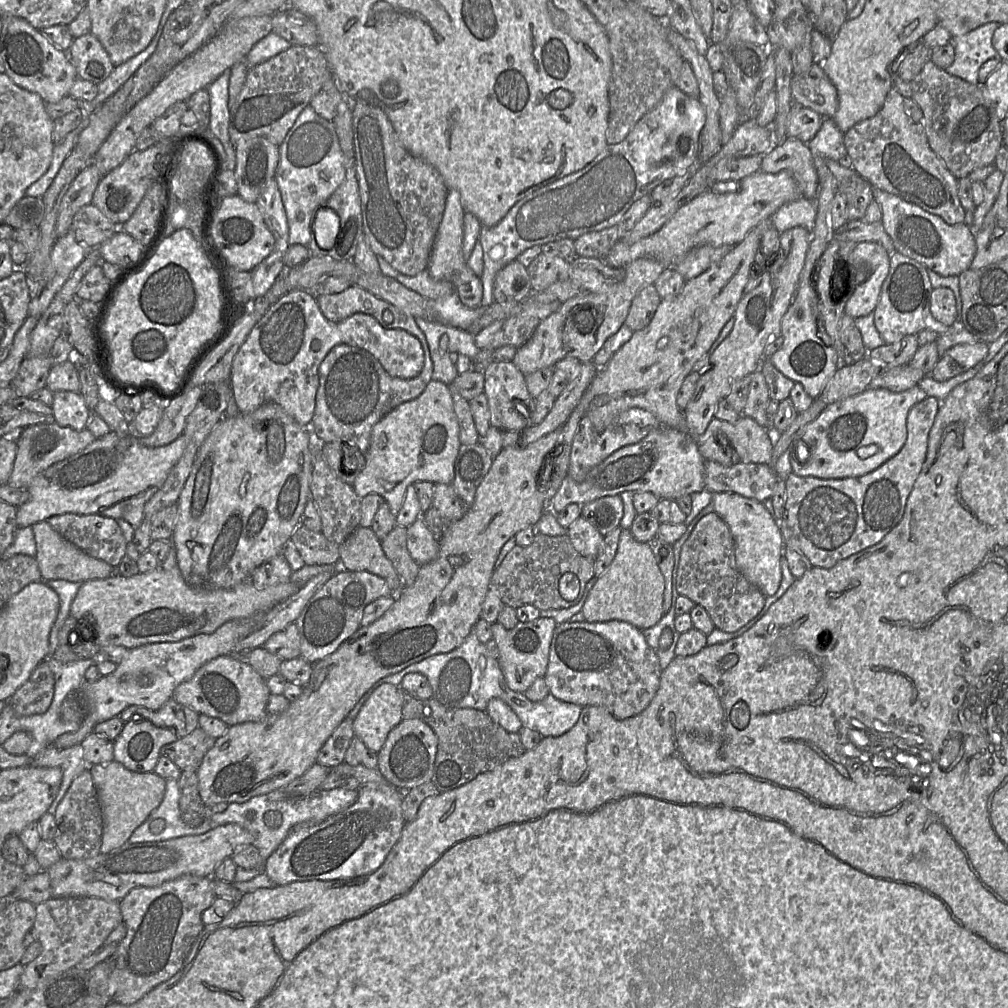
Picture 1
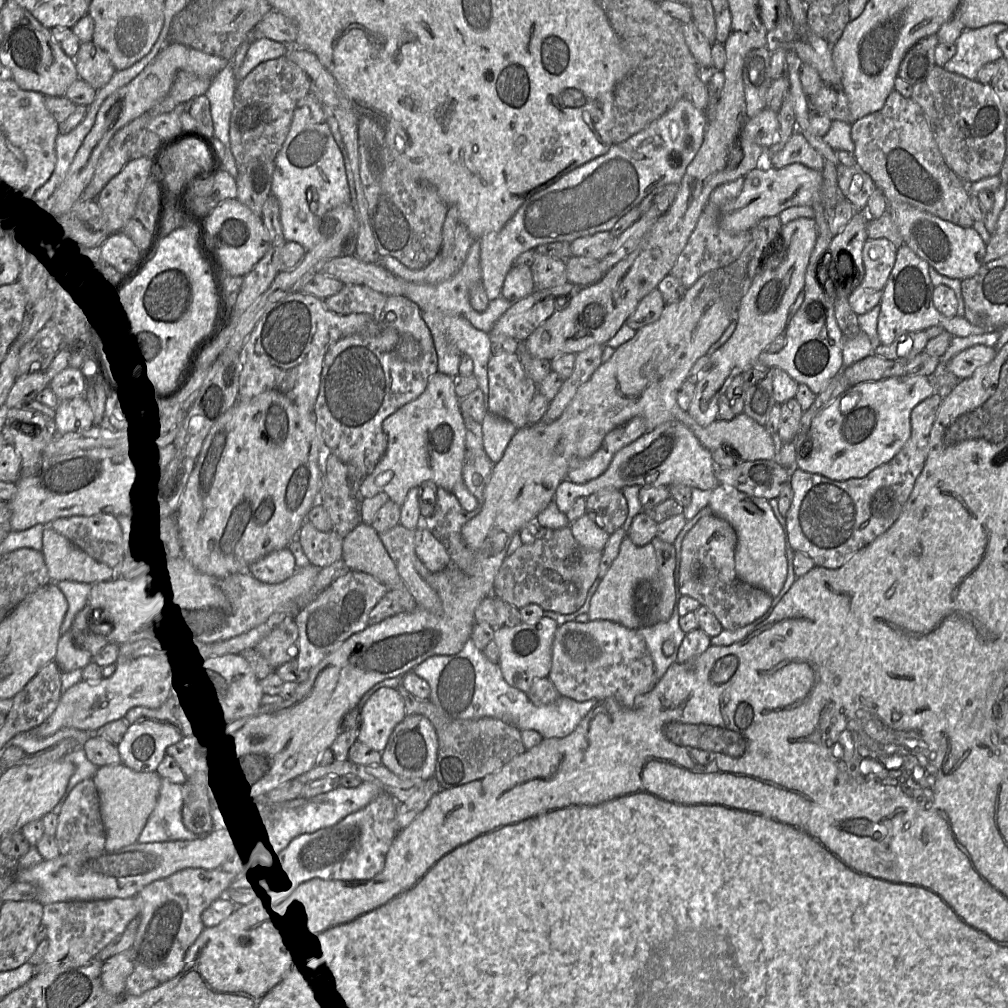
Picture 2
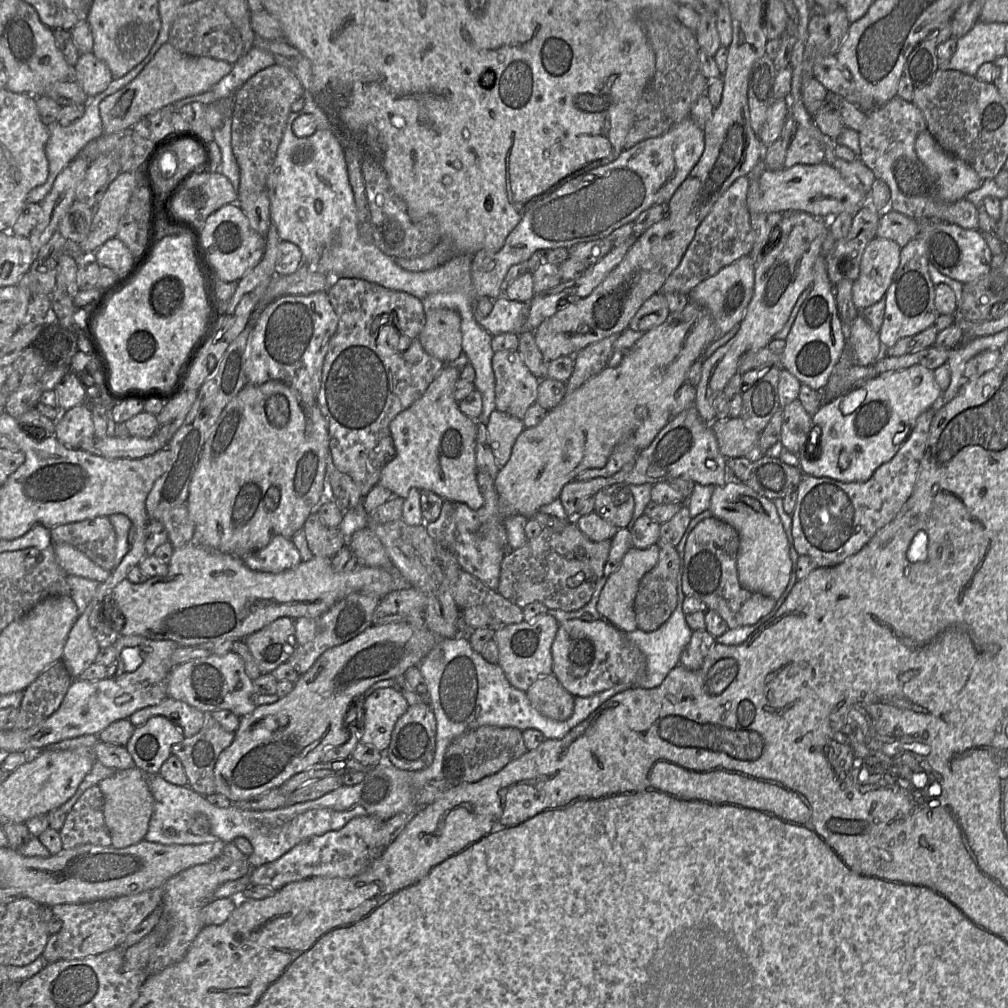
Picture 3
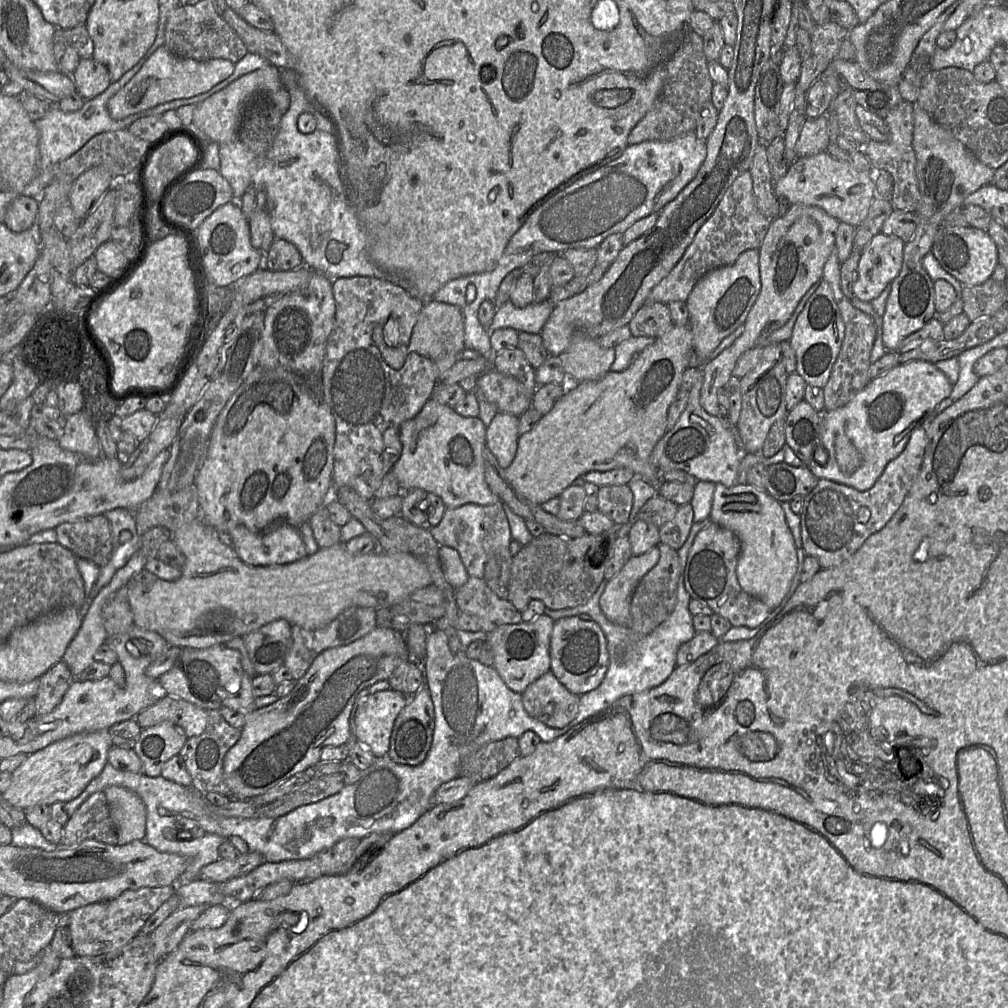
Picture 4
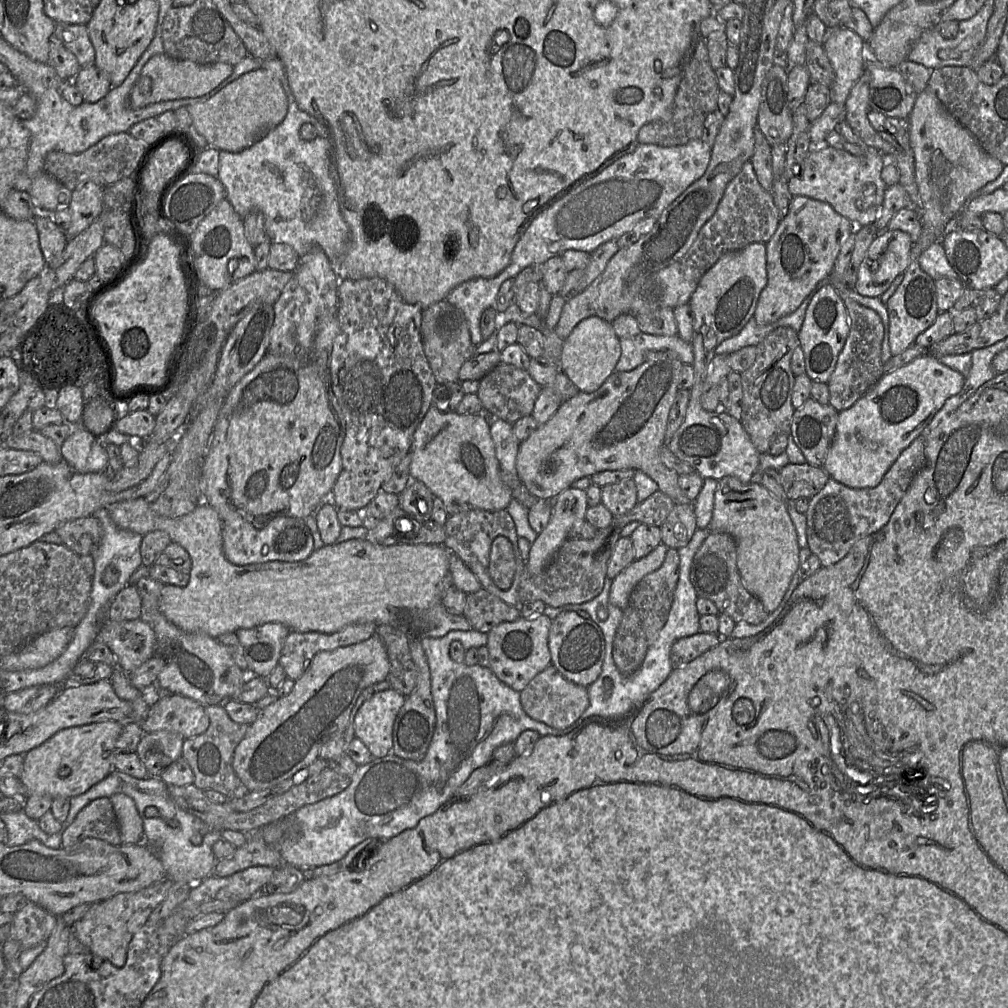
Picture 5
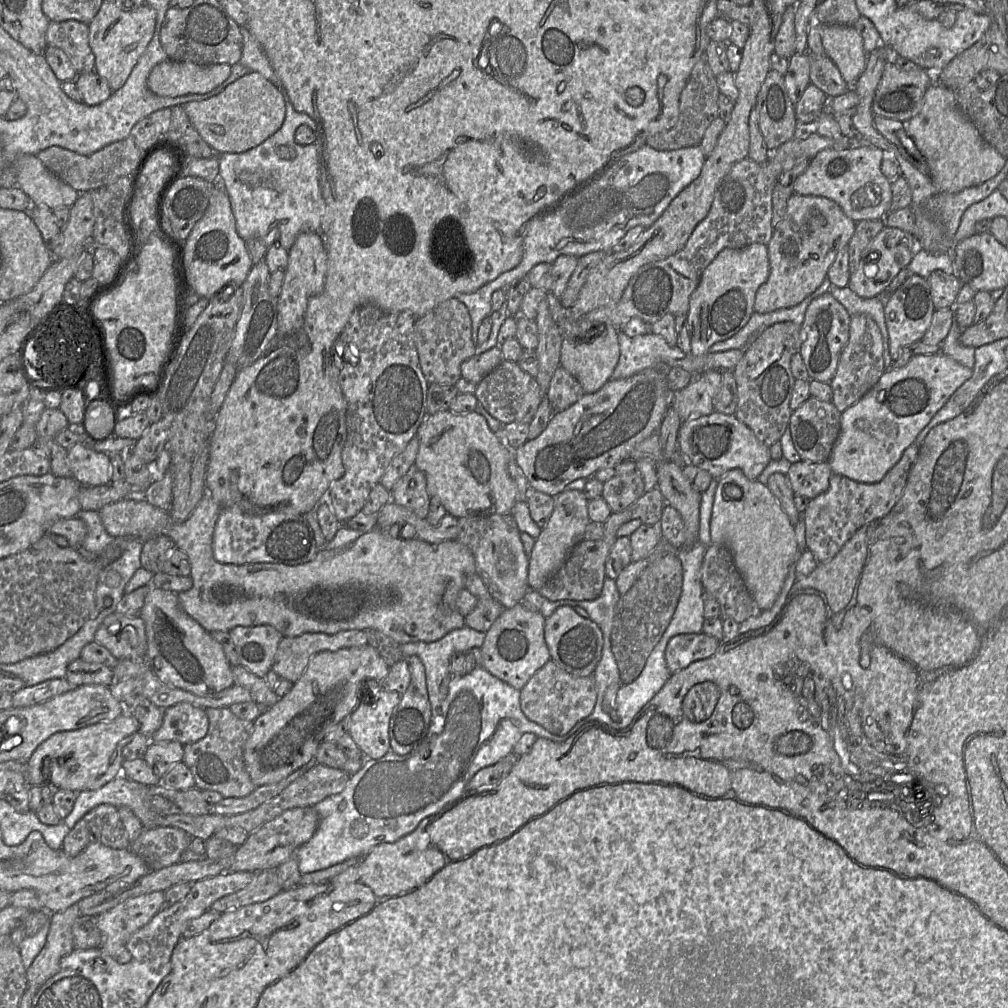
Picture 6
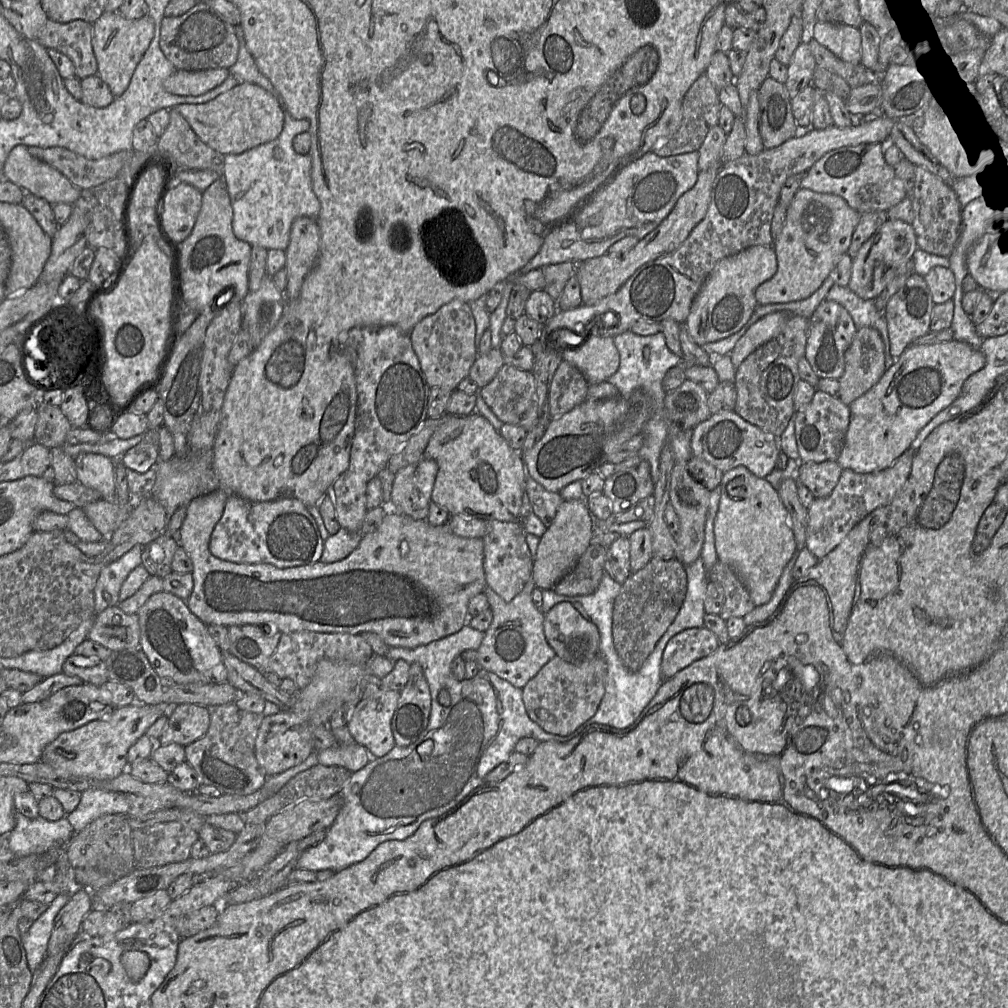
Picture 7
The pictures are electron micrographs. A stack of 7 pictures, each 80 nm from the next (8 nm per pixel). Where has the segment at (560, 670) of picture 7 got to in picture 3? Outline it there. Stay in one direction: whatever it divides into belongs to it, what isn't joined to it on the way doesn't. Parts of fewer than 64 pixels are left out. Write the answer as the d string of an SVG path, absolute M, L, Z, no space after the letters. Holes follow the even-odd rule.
M552 673L538 678L533 684L531 684L525 693L532 707L547 718L556 721L564 721L567 720L573 713L574 696L563 688Z

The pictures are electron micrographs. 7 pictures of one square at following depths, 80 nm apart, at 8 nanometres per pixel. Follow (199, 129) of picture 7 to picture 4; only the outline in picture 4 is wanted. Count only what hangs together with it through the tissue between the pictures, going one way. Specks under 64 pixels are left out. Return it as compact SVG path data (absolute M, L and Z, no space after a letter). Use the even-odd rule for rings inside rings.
M267 64L253 72L245 74L224 89L195 105L193 120L203 131L209 141L217 144L227 144L238 140L238 131L242 114L249 101L256 95L265 95L283 115L290 104L290 95L281 82L280 73L276 66Z

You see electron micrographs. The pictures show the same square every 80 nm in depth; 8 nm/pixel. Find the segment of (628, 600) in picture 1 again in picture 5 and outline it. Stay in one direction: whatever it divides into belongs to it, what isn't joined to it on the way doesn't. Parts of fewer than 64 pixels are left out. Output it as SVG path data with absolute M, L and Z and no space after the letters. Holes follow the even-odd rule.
M660 543L648 555L634 560L624 568L612 579L609 591L609 603L623 610L628 604L634 587L644 576L655 571L662 565L668 549L669 547Z

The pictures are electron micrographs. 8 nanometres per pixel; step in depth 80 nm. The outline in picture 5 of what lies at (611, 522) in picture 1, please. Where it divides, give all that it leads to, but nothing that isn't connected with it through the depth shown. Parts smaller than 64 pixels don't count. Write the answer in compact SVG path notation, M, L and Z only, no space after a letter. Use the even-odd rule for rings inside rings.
M633 478L606 485L601 490L601 503L613 516L629 512L638 503L637 489Z

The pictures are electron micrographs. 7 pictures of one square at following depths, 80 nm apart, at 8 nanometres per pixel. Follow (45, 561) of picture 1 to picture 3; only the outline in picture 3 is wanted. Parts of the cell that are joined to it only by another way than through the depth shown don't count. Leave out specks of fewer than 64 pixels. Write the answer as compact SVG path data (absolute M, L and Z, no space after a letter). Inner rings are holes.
M58 543L53 544L52 546L59 565L67 575L81 576L96 580L100 583L106 581L110 577L111 571L100 567L72 545Z

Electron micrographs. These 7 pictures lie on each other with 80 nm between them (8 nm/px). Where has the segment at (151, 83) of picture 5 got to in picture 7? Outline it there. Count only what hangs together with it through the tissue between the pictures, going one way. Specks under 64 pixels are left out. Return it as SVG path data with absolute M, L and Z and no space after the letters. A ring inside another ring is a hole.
M227 68L176 70L164 80L163 88L166 92L178 96L199 96L222 84L229 75Z

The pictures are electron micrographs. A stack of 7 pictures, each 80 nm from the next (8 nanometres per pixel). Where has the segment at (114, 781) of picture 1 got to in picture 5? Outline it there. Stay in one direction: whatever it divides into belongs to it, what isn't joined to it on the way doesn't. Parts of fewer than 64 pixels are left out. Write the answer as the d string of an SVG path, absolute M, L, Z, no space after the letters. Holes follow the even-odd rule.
M118 793L109 797L117 818L122 844L137 844L143 841L143 821L136 804L129 796Z

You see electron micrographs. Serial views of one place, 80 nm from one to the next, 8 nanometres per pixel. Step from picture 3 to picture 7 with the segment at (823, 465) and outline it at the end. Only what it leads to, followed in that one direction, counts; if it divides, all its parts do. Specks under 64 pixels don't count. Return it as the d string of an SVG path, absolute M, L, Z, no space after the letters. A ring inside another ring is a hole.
M955 339L934 345L909 345L881 379L849 405L850 422L837 463L862 474L892 466L910 448L918 432L960 395L967 378L985 364L980 350Z

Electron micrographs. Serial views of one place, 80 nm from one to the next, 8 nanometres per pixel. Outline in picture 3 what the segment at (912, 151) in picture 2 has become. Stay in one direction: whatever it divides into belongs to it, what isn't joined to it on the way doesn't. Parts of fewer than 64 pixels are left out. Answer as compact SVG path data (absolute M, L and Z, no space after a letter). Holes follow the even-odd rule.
M896 95L880 109L867 114L867 120L859 131L858 158L873 171L876 179L889 186L890 209L916 220L941 220L964 229L978 229L978 208L974 204L966 198L945 202L934 193L932 180L915 151L917 136L927 129L921 110Z

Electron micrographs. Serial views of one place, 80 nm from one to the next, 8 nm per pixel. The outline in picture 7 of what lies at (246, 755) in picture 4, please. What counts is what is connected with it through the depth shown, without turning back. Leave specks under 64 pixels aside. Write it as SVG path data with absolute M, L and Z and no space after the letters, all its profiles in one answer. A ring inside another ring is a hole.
M375 653L365 665L320 660L311 682L295 694L293 706L264 716L262 720L255 741L255 756L267 776L284 772L303 762L314 751L310 727L328 722L331 715L351 699L351 693L355 693L364 674L370 673L382 679L393 670L394 662Z

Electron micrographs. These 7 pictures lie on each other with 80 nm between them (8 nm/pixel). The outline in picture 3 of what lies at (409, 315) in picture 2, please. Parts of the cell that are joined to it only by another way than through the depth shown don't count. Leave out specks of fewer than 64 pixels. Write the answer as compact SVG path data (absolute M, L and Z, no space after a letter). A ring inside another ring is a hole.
M334 277L332 284L327 291L330 303L338 317L338 326L331 337L328 350L324 358L321 375L321 385L317 396L316 404L321 413L328 421L329 431L329 452L335 468L349 475L358 486L362 497L365 497L371 489L377 485L381 471L390 462L395 454L395 446L391 436L389 425L391 421L403 410L409 408L413 403L420 399L428 386L443 369L443 363L435 357L429 355L420 344L418 336L425 324L425 311L422 300L402 291L387 289L378 284L368 282L358 278Z

